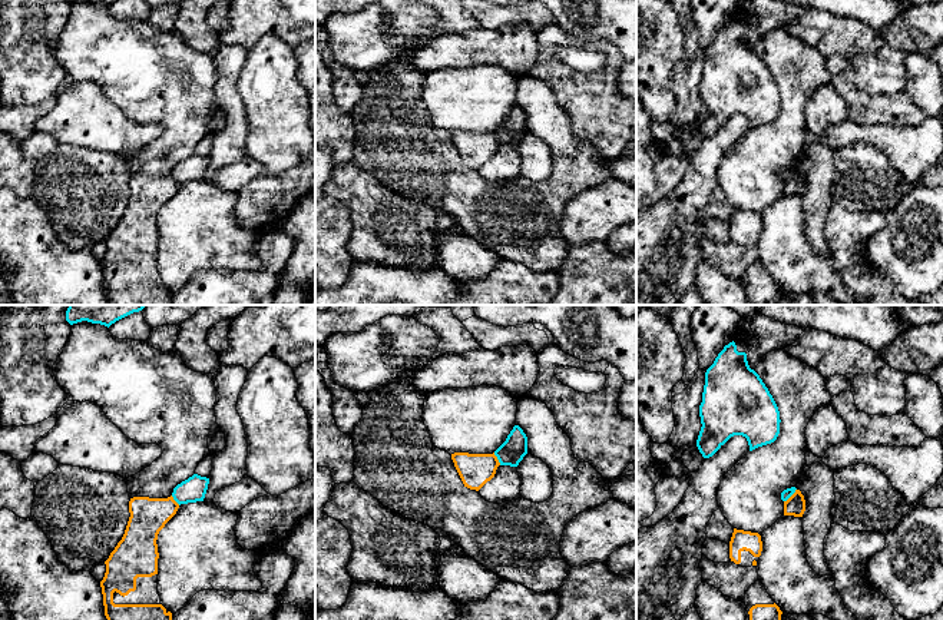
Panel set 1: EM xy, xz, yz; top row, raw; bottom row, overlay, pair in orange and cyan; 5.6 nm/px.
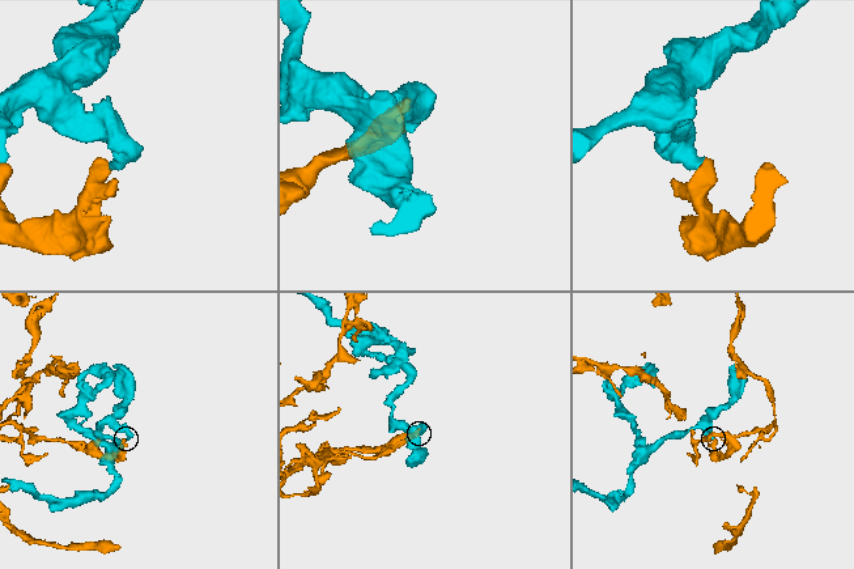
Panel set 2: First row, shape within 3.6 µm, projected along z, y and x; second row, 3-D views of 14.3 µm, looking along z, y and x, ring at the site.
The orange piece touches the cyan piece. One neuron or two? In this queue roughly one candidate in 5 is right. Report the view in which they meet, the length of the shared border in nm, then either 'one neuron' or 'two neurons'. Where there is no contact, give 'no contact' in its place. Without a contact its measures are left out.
yz | 100 nm | two neurons

